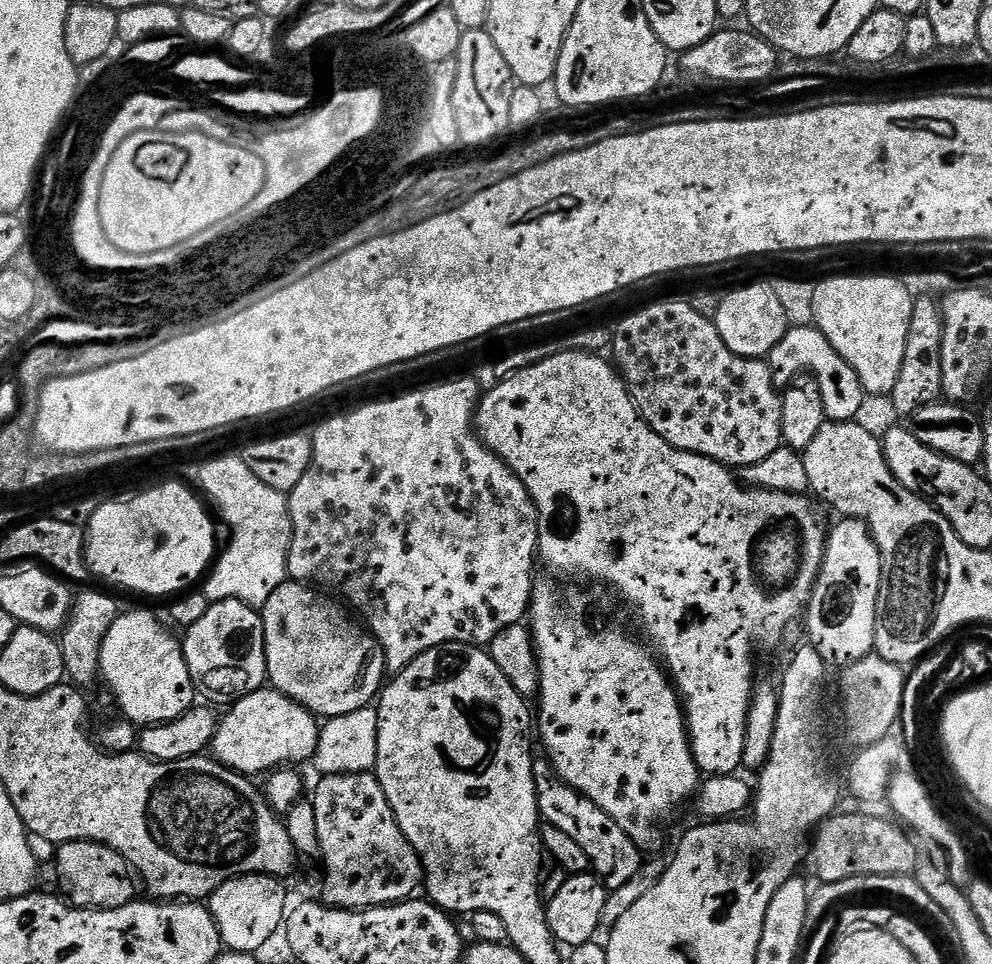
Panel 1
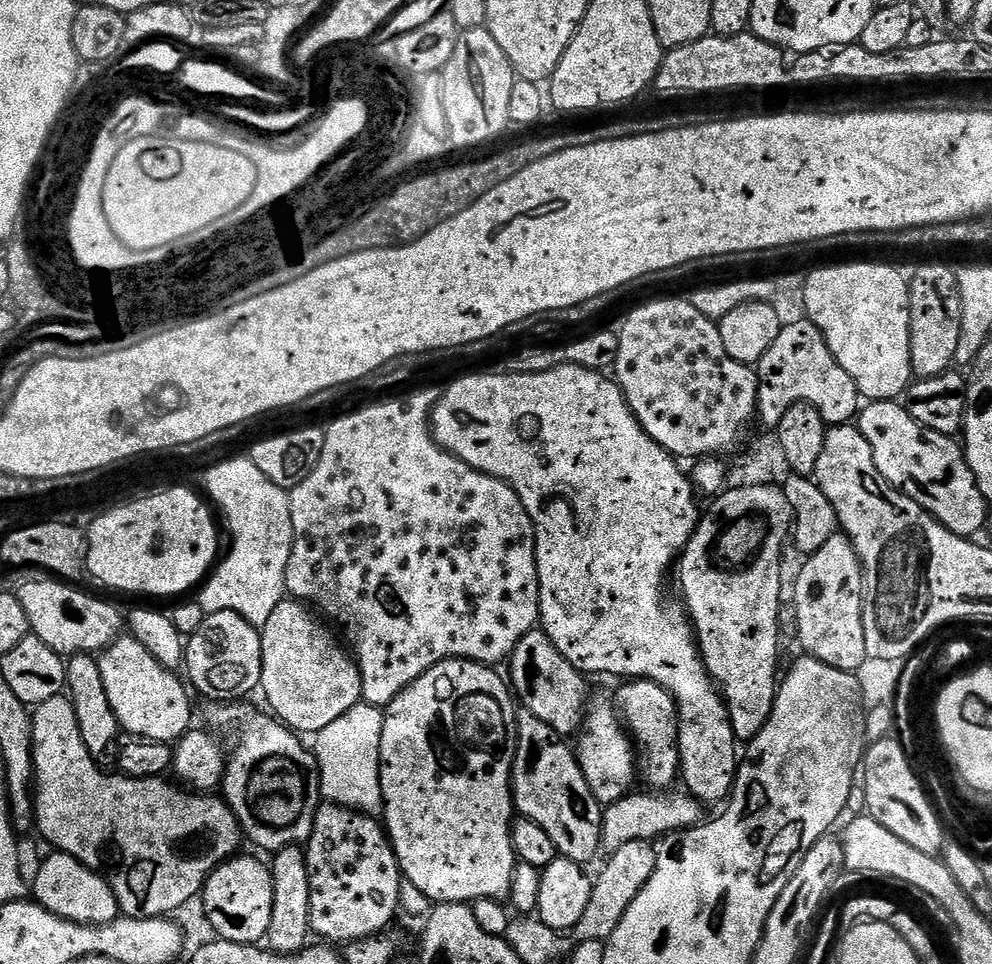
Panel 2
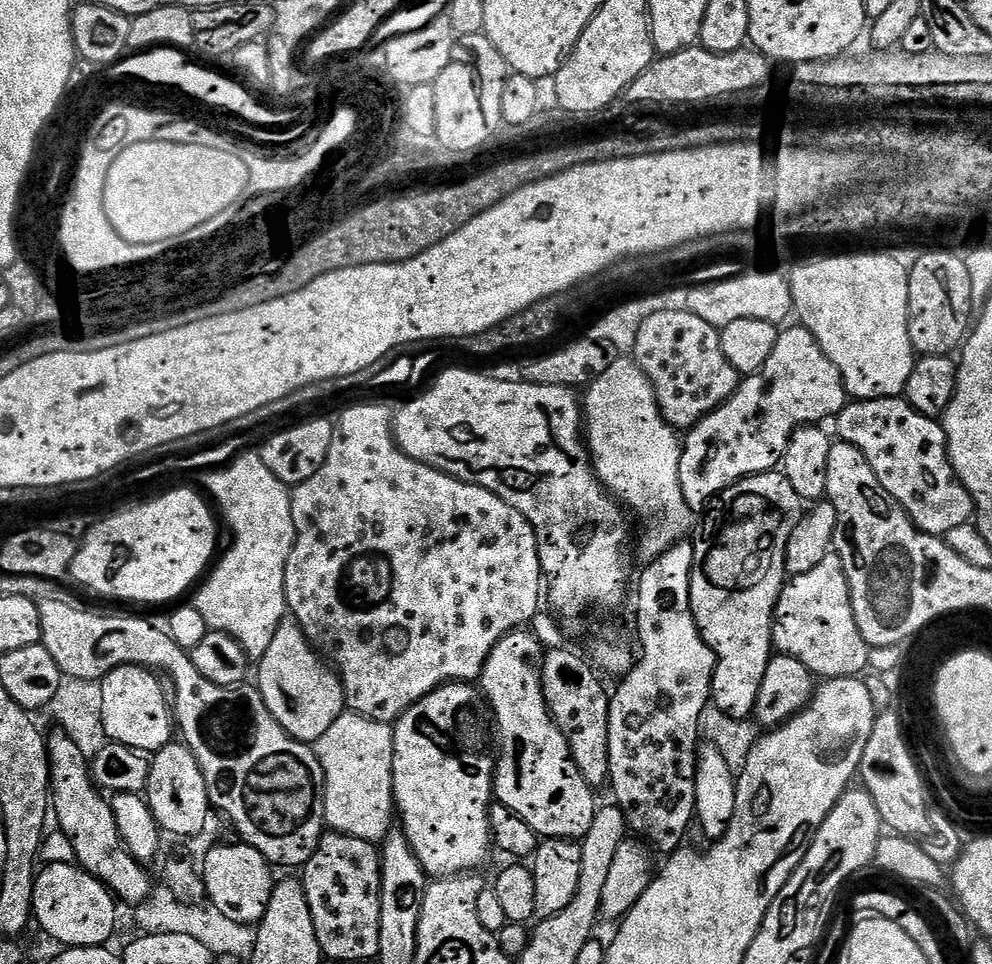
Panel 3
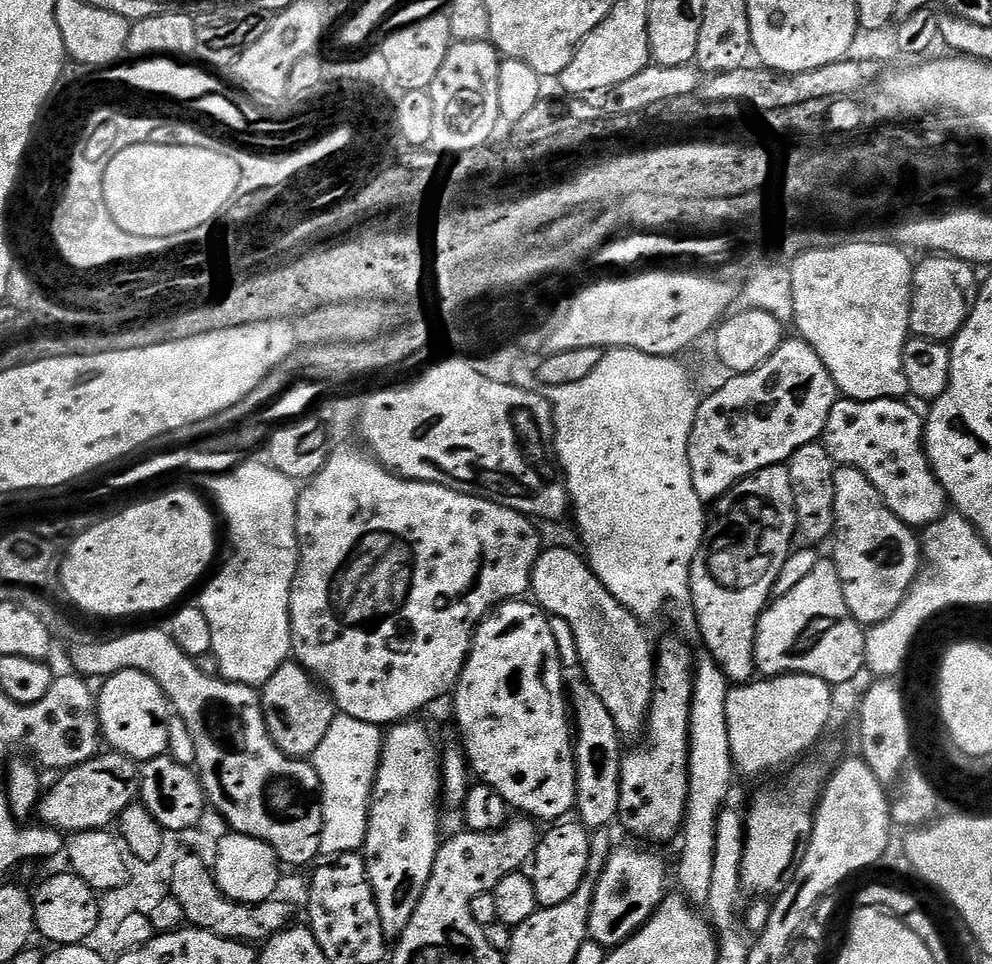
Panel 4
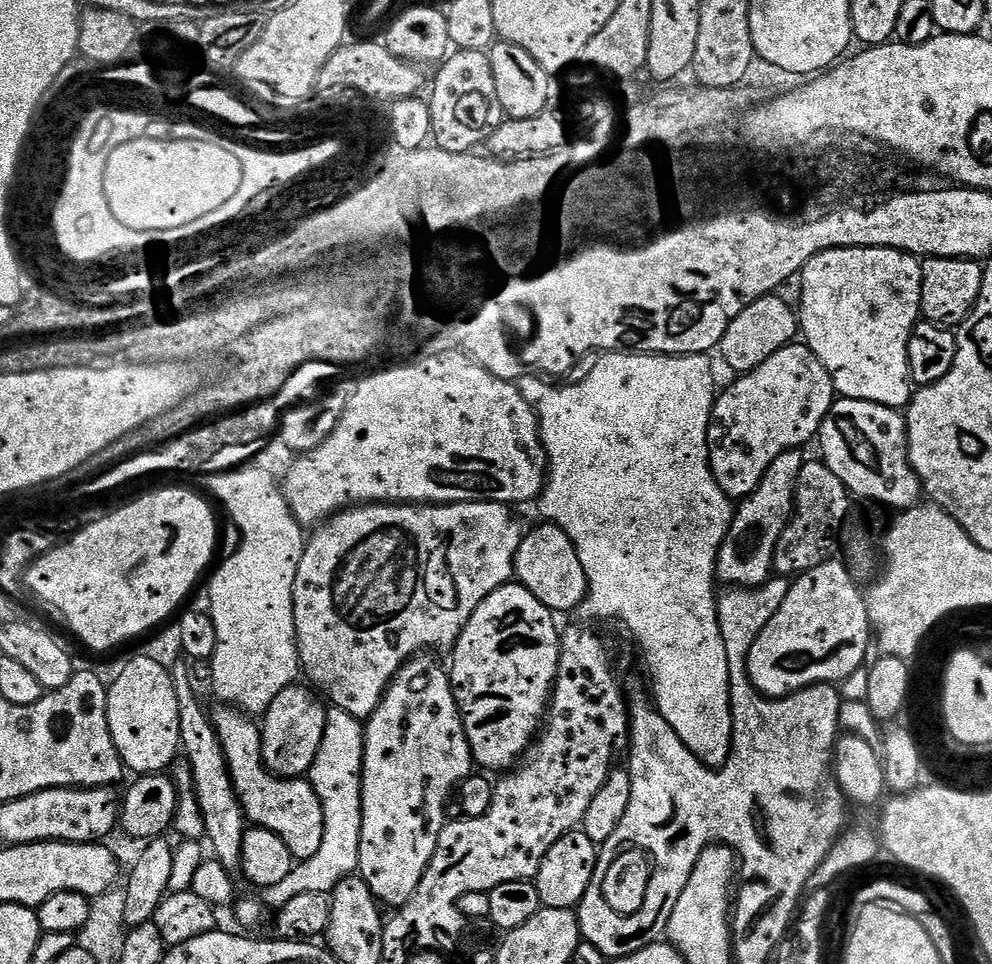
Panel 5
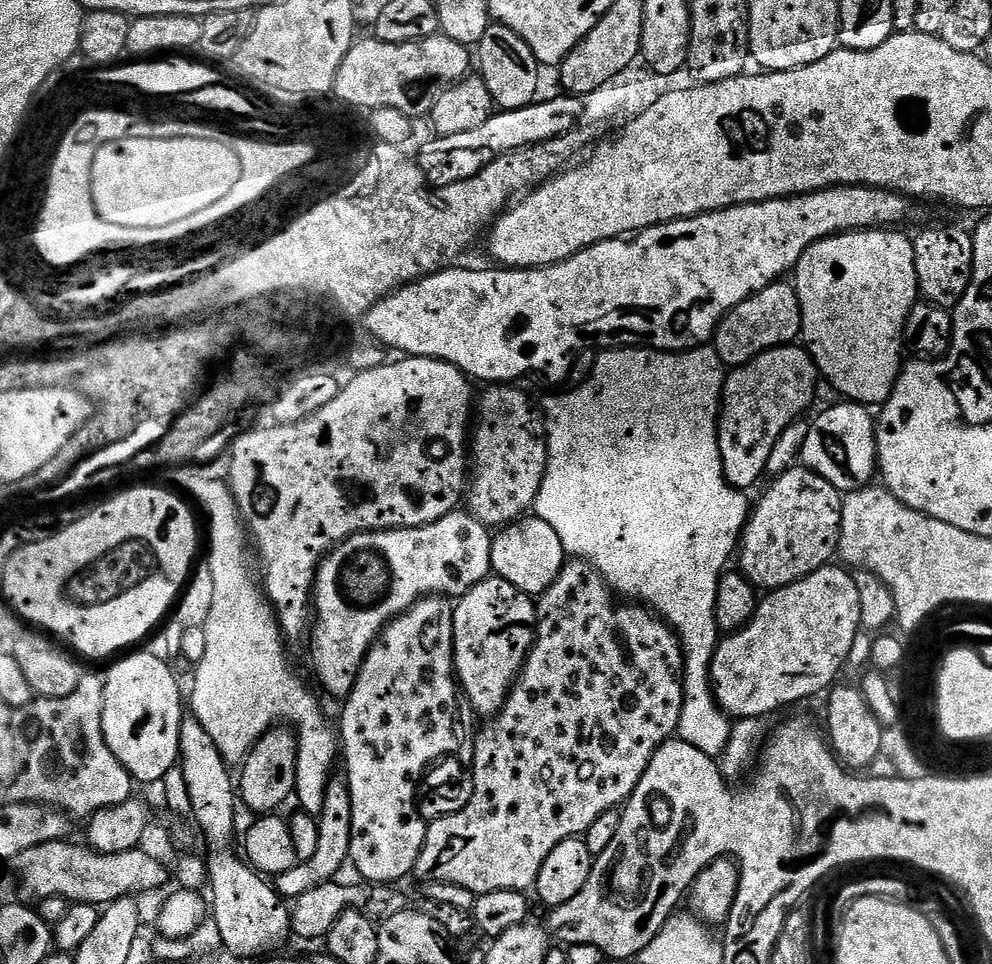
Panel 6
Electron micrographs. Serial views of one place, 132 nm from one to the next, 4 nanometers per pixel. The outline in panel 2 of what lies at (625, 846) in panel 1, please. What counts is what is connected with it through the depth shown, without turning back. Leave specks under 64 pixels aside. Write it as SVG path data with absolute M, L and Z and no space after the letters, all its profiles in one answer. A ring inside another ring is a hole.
M524 710L518 716L516 763L512 766L514 808L525 820L542 826L561 857L577 862L589 862L602 852L604 814L594 798L575 751L569 741L559 736L546 722Z

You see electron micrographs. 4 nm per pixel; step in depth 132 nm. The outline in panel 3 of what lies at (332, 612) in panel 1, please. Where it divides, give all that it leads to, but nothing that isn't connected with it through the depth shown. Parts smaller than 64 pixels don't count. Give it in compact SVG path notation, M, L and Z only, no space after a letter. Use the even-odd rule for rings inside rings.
M291 618L285 619L278 626L274 642L270 642L266 654L258 661L258 668L258 687L270 714L274 714L276 721L295 740L315 742L322 738L322 734L326 734L326 730L330 730L333 722L345 711L344 685L339 675L308 643L300 625Z

